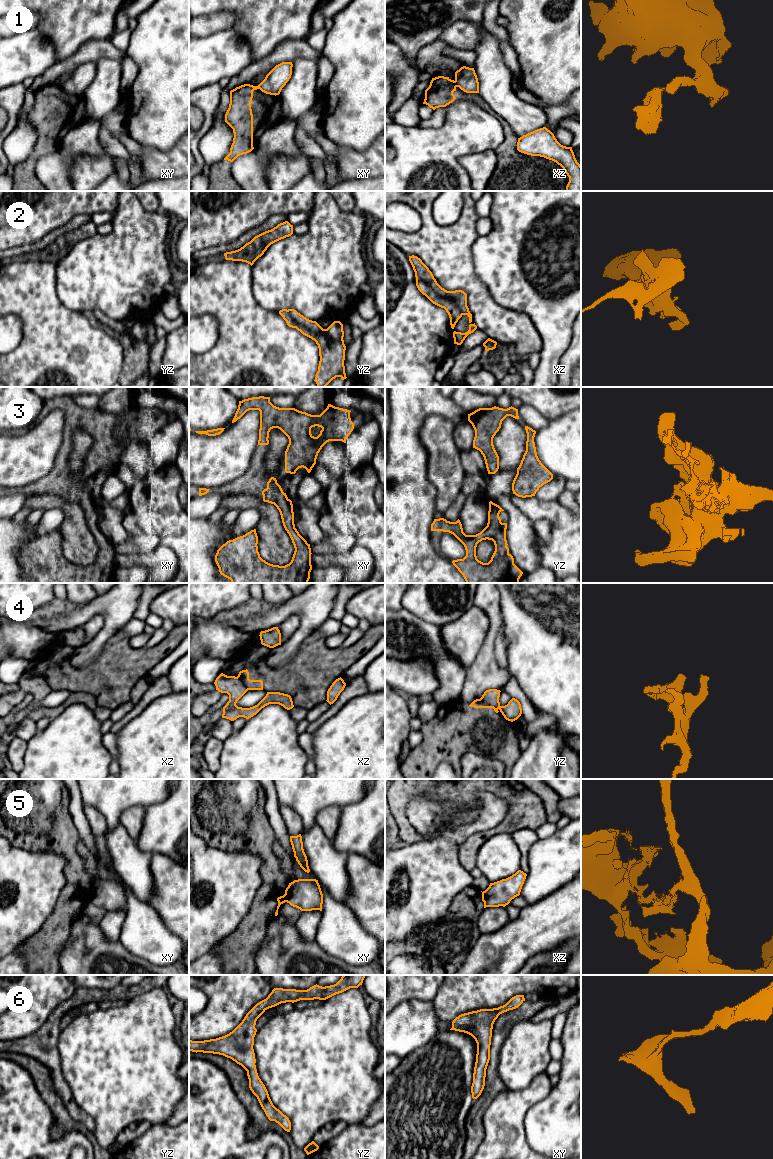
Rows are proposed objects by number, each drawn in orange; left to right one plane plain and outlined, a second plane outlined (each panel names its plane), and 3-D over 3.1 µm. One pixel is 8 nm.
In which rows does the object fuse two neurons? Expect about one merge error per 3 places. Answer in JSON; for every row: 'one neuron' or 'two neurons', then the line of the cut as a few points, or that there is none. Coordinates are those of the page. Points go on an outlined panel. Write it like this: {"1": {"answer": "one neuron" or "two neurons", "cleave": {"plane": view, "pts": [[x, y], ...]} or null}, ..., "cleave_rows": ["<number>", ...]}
{"1": {"answer": "two neurons", "cleave": {"plane": "xz", "pts": [[454, 81], [457, 86]]}}, "2": {"answer": "two neurons", "cleave": {"plane": "xz", "pts": [[416, 278], [426, 282], [438, 294], [452, 299], [462, 314]]}}, "3": {"answer": "one neuron", "cleave": null}, "4": {"answer": "two neurons", "cleave": {"plane": "yz", "pts": [[480, 698], [488, 705], [497, 709]]}}, "5": {"answer": "two neurons", "cleave": {"plane": "xy", "pts": [[288, 887], [285, 901]]}}, "6": {"answer": "one neuron", "cleave": null}, "cleave_rows": ["1", "2", "4", "5"]}

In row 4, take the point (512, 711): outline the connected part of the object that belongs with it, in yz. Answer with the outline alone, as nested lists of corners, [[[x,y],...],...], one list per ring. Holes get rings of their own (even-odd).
[[[497,689],[486,690],[480,699],[488,706],[499,709],[506,720],[511,722],[517,720],[522,714],[520,702],[512,698],[507,705],[501,706],[499,702],[500,692]]]

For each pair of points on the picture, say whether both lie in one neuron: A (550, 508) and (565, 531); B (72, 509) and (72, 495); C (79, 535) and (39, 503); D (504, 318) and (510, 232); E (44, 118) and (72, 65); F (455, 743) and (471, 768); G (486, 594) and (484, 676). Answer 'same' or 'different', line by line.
A: same
B: different
C: same
D: different
E: different
F: different
G: same

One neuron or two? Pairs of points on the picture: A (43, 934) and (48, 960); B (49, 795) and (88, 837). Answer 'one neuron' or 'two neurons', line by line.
A: one neuron
B: two neurons

